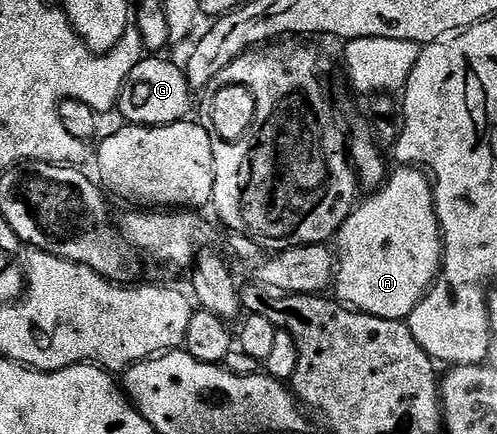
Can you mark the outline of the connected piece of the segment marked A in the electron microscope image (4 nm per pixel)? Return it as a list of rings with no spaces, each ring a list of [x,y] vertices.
[[[396,166],[393,169],[384,183],[369,195],[372,197],[365,204],[364,201],[357,203],[334,237],[338,249],[334,296],[339,303],[355,311],[387,320],[407,321],[442,271],[444,236],[440,232],[436,193],[429,173],[416,166]]]

